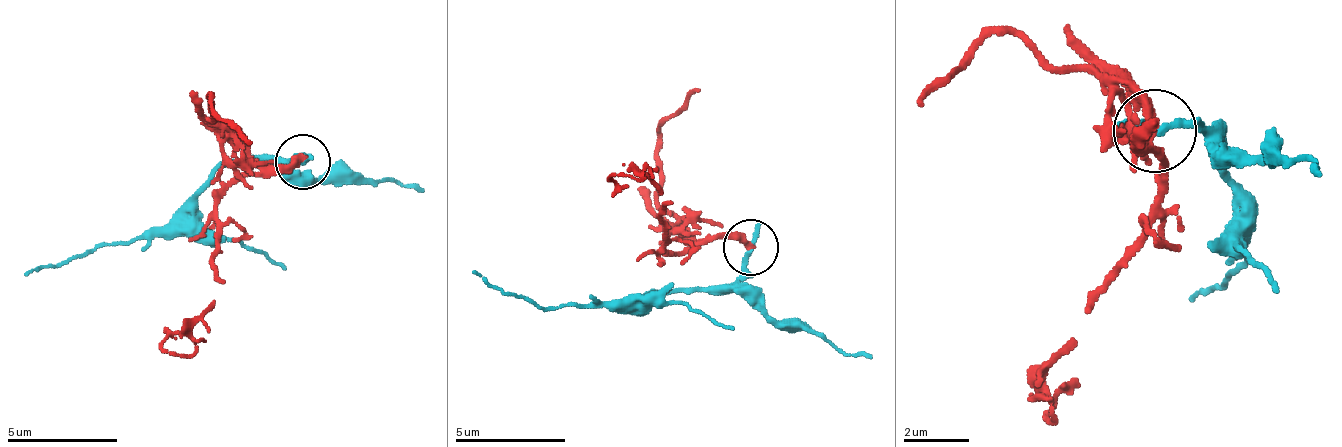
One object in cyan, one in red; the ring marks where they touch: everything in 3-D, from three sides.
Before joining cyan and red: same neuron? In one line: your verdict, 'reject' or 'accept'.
reject

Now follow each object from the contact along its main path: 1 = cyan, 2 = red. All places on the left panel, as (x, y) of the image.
1: (301, 160), (224, 166), (168, 226), (97, 243), (25, 276)
2: (301, 160), (290, 171), (257, 171), (224, 193), (218, 281), (212, 304), (190, 326), (196, 348), (168, 353)

